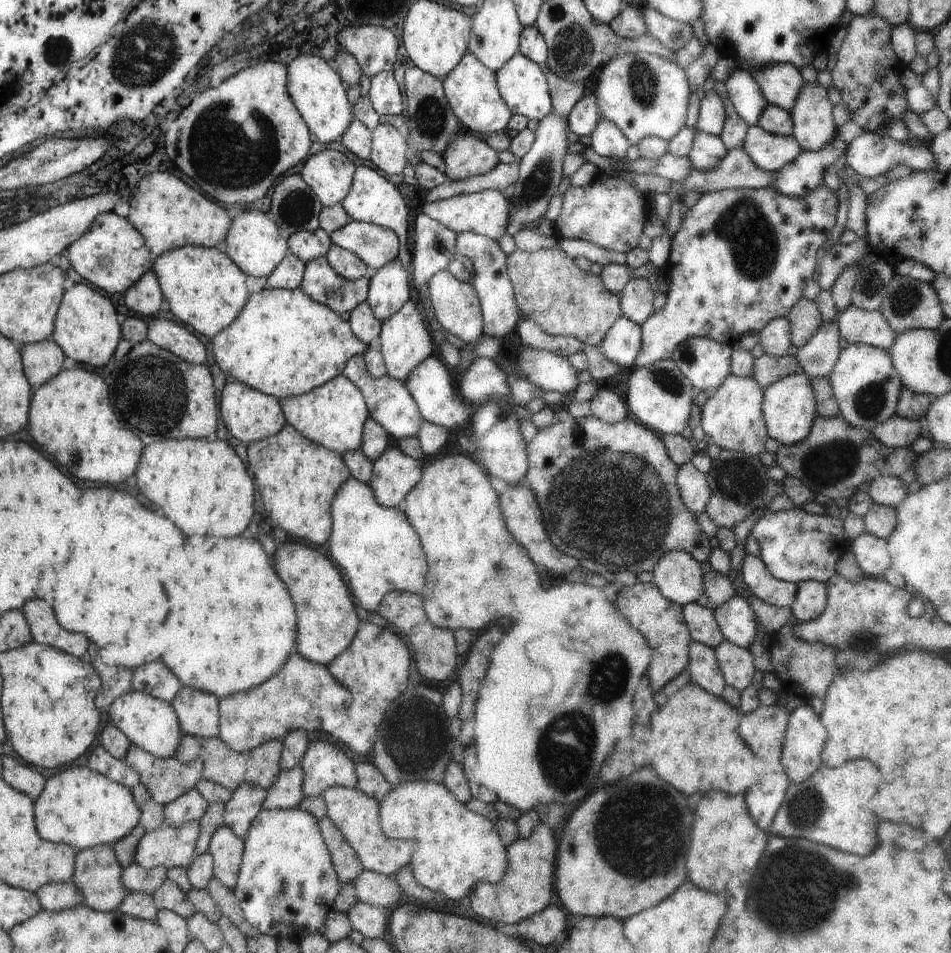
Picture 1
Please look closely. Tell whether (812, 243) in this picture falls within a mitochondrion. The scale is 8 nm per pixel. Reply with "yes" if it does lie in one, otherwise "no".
no

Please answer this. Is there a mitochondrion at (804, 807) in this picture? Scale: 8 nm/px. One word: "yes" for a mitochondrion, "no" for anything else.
yes

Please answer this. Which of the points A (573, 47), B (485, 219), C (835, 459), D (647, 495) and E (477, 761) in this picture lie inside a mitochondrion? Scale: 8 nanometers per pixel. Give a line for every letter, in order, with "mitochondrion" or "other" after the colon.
A: mitochondrion
B: other
C: mitochondrion
D: mitochondrion
E: other

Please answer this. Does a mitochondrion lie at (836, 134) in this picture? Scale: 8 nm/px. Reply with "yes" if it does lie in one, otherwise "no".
no

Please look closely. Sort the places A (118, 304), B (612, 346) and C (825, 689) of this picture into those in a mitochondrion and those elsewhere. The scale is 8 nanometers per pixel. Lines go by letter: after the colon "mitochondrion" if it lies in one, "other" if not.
A: other
B: other
C: other

